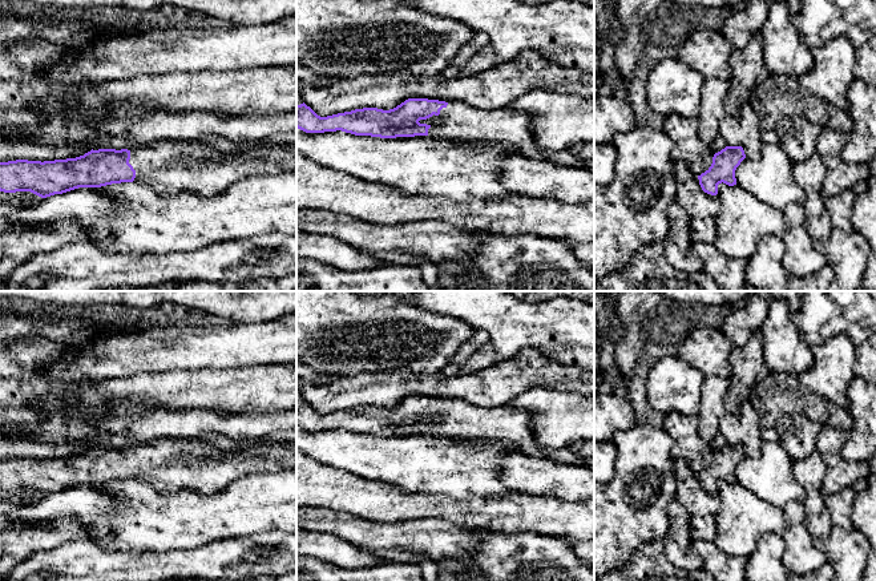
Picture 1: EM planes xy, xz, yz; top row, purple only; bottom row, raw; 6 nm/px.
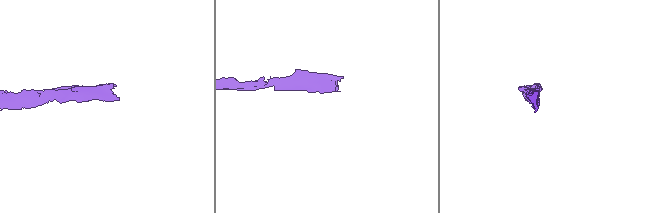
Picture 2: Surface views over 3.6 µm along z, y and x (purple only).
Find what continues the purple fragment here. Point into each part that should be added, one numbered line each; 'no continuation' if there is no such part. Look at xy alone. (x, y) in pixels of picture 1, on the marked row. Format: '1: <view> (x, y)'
1: xy (160, 165)

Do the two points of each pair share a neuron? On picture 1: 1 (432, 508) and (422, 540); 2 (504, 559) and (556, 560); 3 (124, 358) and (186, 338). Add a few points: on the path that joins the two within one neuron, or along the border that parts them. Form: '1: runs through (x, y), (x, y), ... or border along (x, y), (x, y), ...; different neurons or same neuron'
1: border along (399, 520), (440, 519), (449, 521), (459, 529); different neurons
2: runs through (517, 560), (543, 560); same neuron
3: runs through (140, 351), (170, 348); same neuron

